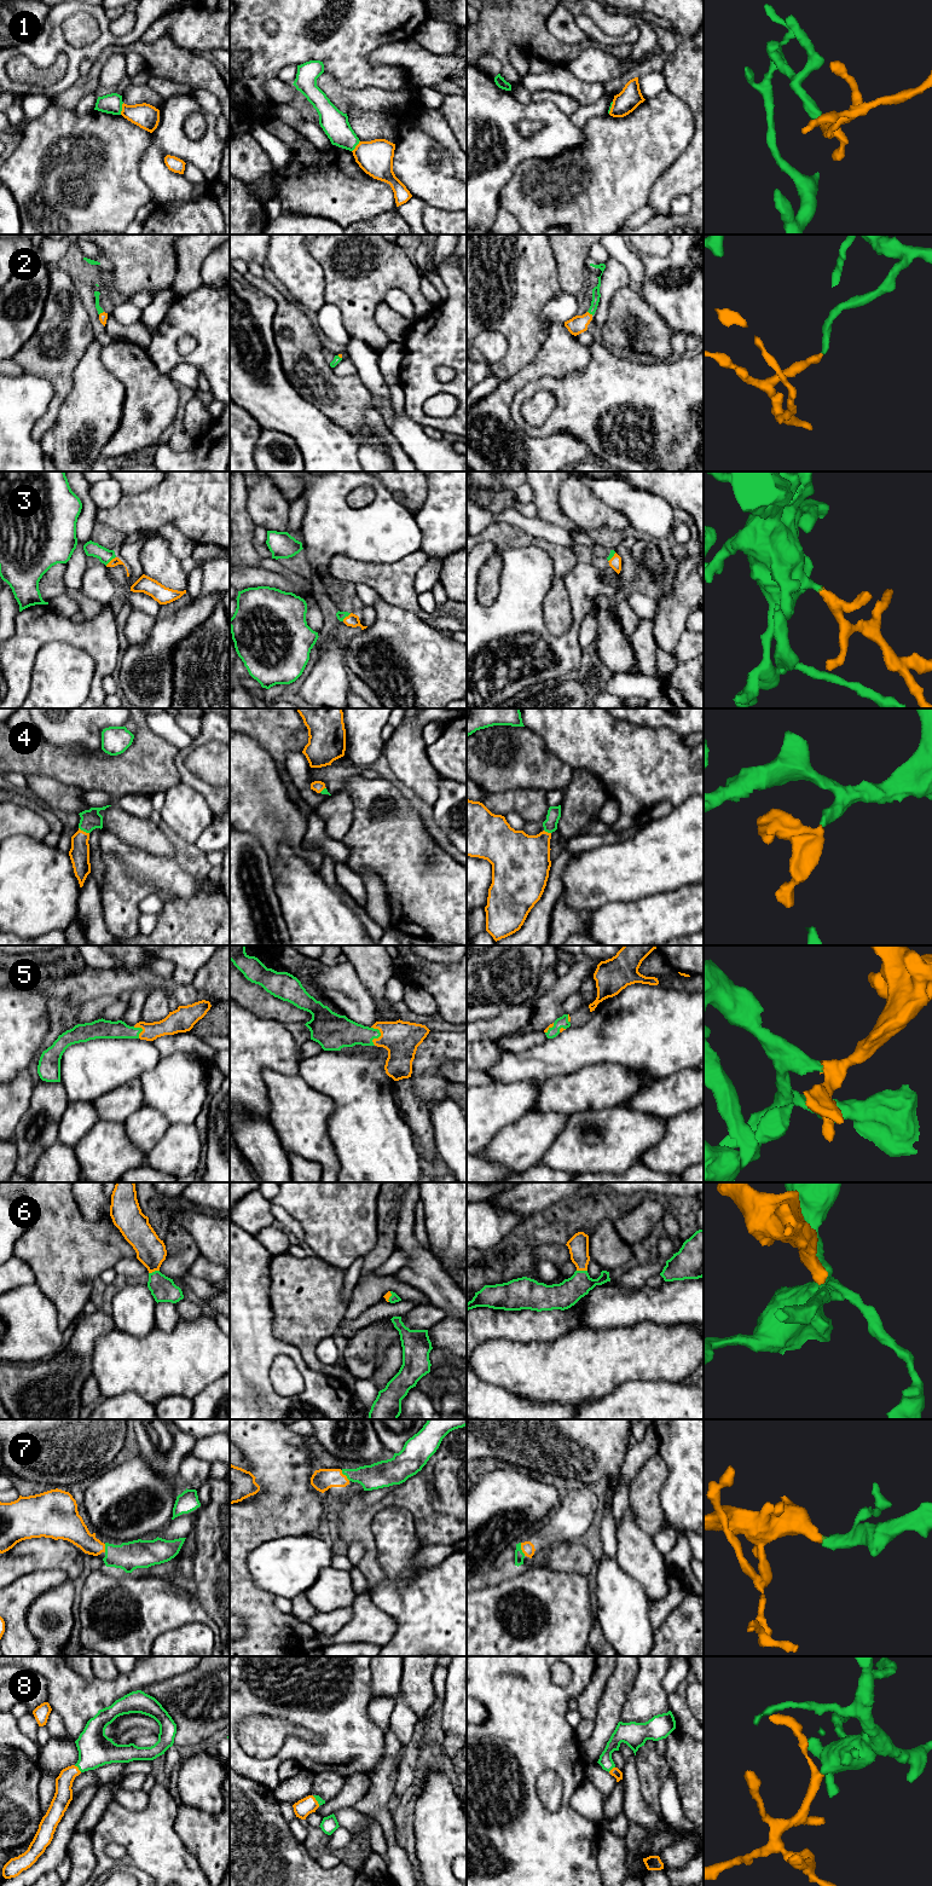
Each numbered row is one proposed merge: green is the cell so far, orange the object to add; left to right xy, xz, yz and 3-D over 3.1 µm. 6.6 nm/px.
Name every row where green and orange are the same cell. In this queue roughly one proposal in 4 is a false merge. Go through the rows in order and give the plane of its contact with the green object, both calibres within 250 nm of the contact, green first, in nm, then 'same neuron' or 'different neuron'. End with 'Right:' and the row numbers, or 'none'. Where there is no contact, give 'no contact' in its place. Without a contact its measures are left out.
1: xy | 130/160 nm | different neuron
2: yz | 60/120 nm | same neuron
3: xy | 100/50 nm | same neuron
4: xy | 130/130 nm | same neuron
5: xz | 190/240 nm | same neuron
6: xy | 160/190 nm | same neuron
7: yz | 60/90 nm | same neuron
8: xy | 220/120 nm | same neuron
Right: 2, 3, 4, 5, 6, 7, 8

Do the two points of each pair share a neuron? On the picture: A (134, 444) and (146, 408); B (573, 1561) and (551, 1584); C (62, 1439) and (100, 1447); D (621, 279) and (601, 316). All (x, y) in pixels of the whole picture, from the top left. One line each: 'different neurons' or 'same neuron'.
A: same neuron
B: different neurons
C: same neuron
D: same neuron

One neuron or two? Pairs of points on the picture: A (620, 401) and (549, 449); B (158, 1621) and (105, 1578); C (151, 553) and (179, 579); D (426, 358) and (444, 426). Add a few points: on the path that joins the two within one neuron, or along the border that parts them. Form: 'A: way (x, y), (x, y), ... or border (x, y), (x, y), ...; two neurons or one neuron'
A: border (542, 437), (566, 432), (577, 437), (591, 452); two neurons
B: way (144, 1607), (139, 1598), (120, 1592); one neuron
C: way (158, 560), (172, 573); one neuron
D: way (418, 377), (418, 411), (424, 417); one neuron

